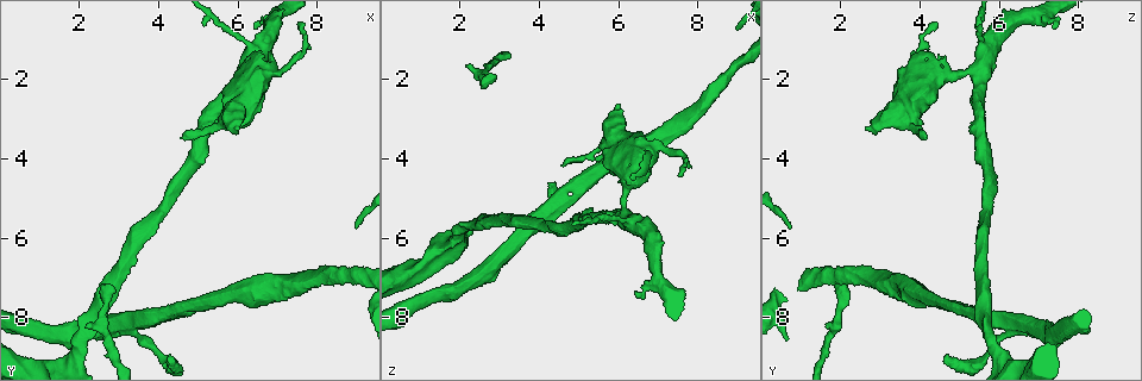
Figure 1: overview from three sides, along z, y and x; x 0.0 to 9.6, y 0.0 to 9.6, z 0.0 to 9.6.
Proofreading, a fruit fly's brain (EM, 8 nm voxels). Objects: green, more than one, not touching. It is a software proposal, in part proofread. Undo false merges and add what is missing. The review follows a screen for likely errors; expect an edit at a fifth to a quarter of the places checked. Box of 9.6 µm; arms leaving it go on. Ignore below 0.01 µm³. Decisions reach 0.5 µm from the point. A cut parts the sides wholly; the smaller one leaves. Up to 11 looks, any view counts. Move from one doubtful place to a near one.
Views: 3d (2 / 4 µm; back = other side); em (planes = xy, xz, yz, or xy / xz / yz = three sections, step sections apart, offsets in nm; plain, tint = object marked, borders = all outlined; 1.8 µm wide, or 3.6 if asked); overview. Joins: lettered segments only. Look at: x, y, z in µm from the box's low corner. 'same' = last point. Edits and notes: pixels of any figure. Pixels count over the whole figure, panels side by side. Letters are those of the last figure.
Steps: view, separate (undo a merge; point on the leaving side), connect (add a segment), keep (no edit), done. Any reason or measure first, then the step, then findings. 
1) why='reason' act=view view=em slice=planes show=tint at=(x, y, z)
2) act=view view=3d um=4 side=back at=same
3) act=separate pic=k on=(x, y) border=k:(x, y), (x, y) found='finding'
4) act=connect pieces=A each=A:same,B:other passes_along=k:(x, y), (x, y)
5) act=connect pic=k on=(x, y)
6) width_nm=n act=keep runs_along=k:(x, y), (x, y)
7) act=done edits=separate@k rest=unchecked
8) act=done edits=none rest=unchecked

why='thin end' act=view view=em slice=planes show=borders at=(4.55, 3.45, 4.20)

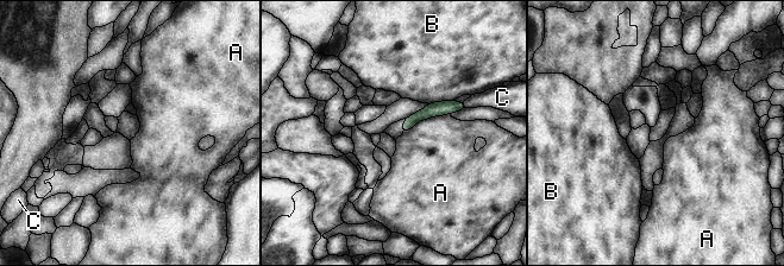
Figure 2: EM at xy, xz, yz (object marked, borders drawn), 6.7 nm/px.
act=keep each=A:other,B:other,C:other border=2:(450, 113), (420, 120), (403, 133) found='none of them fits'

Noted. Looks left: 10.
why='thick end' act=view view=em slice=planes show=tint at=(6.00, 3.15, 2.60)

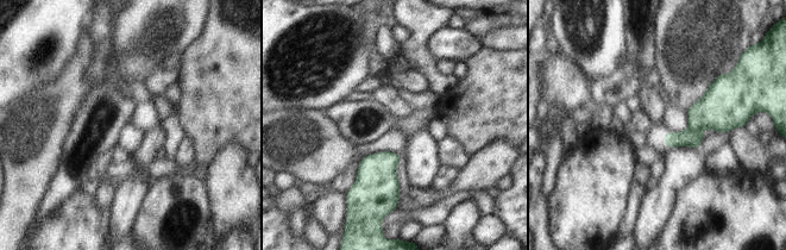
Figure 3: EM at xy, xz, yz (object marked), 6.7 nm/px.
why='what lies round it' act=view view=em slice=planes show=borders at=same

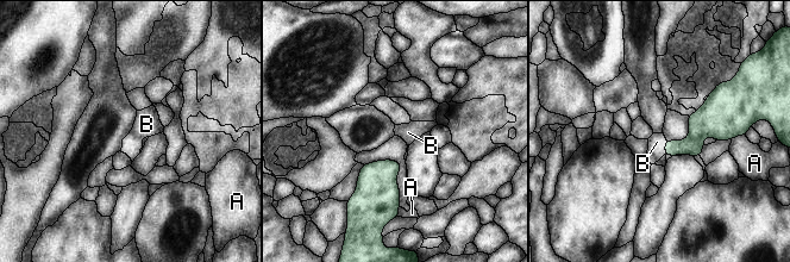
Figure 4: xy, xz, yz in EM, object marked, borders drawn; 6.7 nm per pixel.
act=connect pieces=B each=A:other,B:same passes_along=4:(693, 145), (665, 148), (657, 142) found='the cell continues'

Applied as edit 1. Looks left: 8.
act=view view=overview

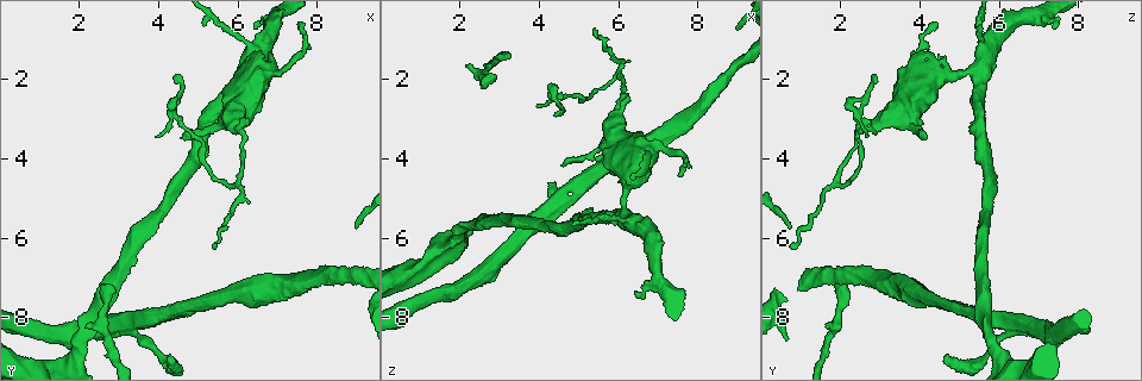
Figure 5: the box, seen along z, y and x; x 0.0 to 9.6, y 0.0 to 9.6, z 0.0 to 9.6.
why='an open end' act=view view=3d um=4 at=(2.75, 7.25, 1.90)

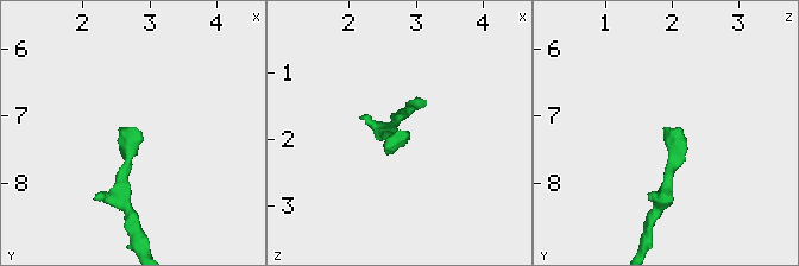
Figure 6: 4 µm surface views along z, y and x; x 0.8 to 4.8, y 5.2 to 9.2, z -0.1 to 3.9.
why='shape alone is not enough' act=view view=em slice=xz step=8 show=tint at=(2.80, 7.25, 1.90)

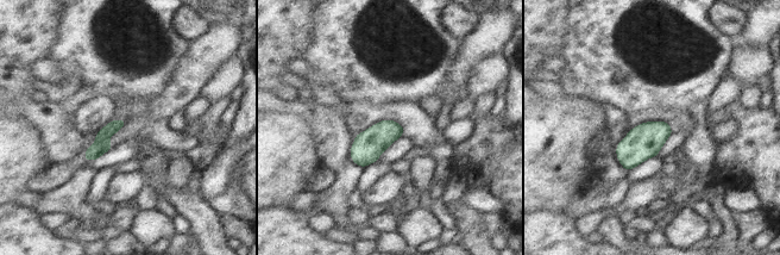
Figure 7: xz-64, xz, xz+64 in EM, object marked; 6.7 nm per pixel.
act=view view=em slice=planes show=borders at=same

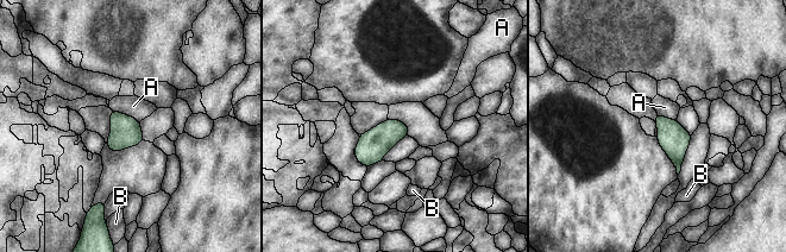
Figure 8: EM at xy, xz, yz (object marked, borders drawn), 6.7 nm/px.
width_nm=190 longest_contact=A:200nm act=keep each=A:other,B:other found='none of them fits'

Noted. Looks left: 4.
why='branch point' act=view view=em slice=planes show=borders at=(3.40, 8.15, 6.15)

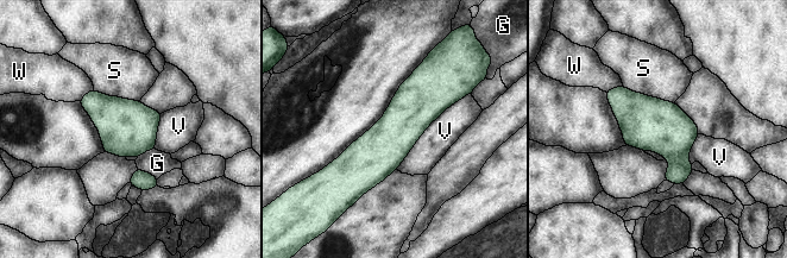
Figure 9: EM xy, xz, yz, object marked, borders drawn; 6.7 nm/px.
width_nm=320 act=separate pic=9 on=(678, 171) each=G:other,S:other,V:other,W:other border=9:(669, 159), (687, 161) found='two cells meet here'

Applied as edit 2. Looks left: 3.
act=view view=overview

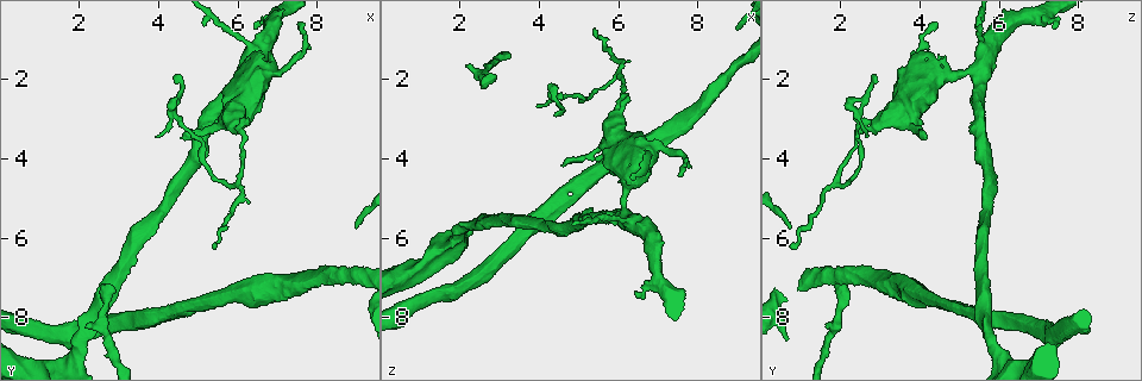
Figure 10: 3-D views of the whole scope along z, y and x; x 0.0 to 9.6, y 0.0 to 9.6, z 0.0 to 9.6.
why='branch stops here' act=view view=3d um=4 at=(6.45, 0.75, 7.35)

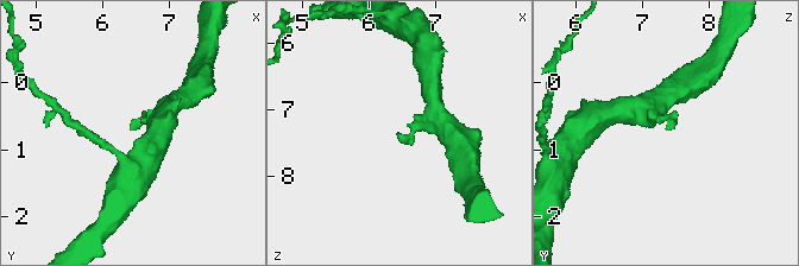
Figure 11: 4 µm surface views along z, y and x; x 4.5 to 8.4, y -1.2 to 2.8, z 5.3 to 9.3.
why='now the EM' act=view view=em slice=planes show=borders at=(6.40, 0.65, 7.40)

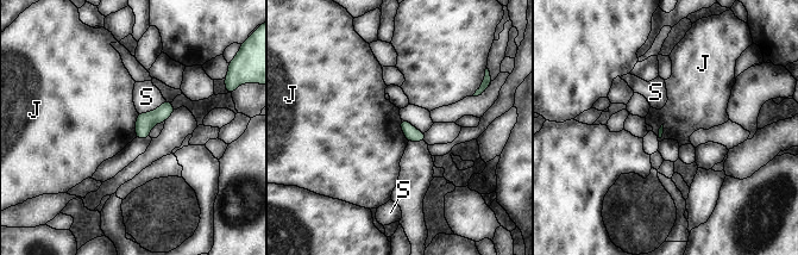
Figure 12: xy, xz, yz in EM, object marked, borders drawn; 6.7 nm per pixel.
act=keep each=J:other,S:other found='none of them fits'

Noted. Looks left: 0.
act=done edits=connect@4,separate@9 rest=unchecked

